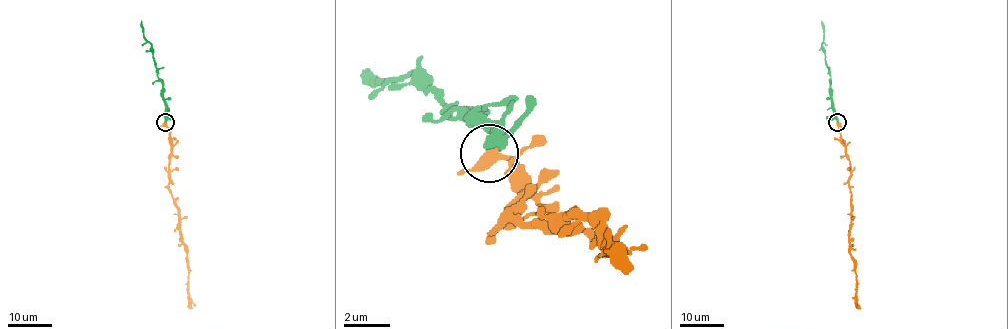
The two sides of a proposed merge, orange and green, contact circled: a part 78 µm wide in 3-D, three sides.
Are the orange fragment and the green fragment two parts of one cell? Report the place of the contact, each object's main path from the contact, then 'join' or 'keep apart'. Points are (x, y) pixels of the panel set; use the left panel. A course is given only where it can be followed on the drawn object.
at (165, 122); orange runs (165, 122), (169, 130), (171, 147), (168, 190), (178, 212), (179, 240), (188, 261), (191, 309); green runs (165, 122), (162, 80), (157, 76), (153, 50), (144, 36), (141, 20); join

